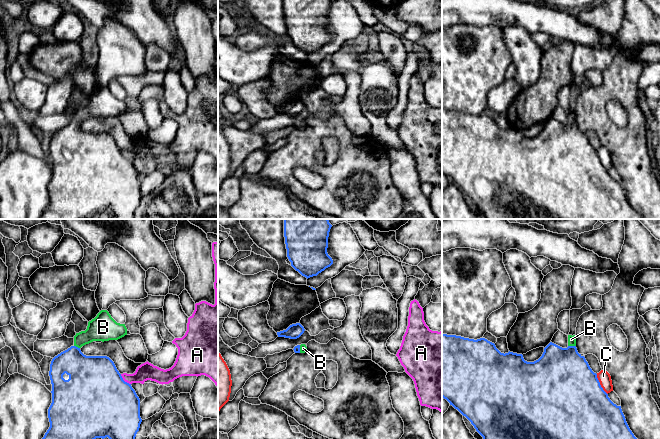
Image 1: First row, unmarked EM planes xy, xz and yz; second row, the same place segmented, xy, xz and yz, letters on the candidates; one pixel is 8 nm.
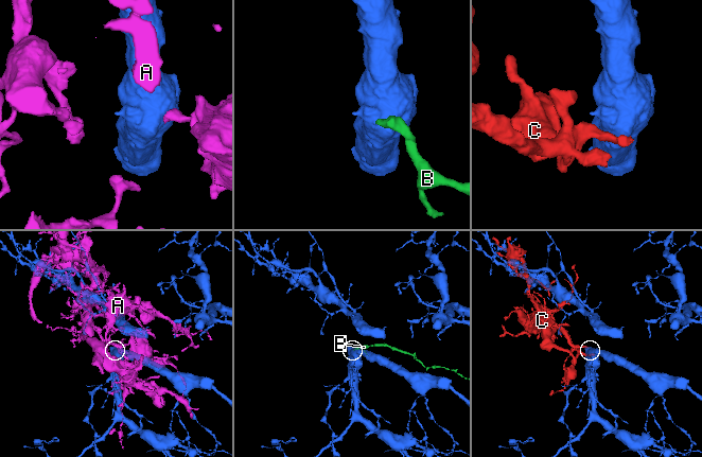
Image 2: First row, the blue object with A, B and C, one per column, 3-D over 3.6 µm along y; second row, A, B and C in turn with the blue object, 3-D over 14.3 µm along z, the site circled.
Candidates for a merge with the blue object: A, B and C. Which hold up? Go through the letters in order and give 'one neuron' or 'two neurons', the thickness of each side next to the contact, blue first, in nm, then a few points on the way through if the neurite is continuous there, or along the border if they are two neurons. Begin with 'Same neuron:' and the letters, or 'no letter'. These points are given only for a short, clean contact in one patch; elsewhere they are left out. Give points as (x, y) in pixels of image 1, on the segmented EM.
Same neuron: B
A: two neurons; 500 nm thick on the blue side, 140 nm on the other
B: one neuron; 440 nm thick on the blue side, 60 nm on the other; runs through yz (561, 375), (566, 367), (572, 346), (571, 339)
C: two neurons; 500 nm thick on the blue side, 100 nm on the other

